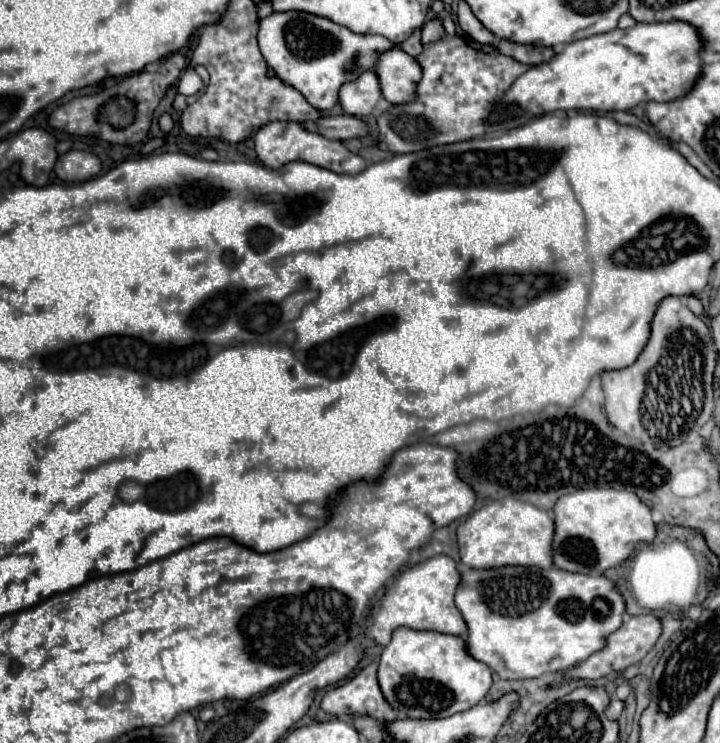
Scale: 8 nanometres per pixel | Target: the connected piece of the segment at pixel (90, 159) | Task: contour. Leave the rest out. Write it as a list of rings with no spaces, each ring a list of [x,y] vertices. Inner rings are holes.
[[[72,150],[58,158],[54,172],[64,182],[86,182],[100,172],[100,160],[90,152]]]

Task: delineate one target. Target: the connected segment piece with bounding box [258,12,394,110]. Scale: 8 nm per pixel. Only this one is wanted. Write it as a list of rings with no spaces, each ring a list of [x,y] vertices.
[[[274,12],[266,16],[260,20],[258,44],[268,66],[276,70],[276,76],[286,86],[298,90],[316,110],[334,108],[340,86],[370,70],[380,52],[394,48],[394,44],[382,36],[354,34],[346,26],[306,12]]]

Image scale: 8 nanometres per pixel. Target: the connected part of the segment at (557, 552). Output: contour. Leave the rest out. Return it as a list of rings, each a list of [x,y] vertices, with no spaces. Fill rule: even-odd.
[[[580,488],[574,494],[564,494],[554,506],[554,540],[552,560],[556,568],[598,576],[604,570],[622,564],[638,544],[650,544],[656,528],[650,508],[640,502],[634,492],[616,488]]]

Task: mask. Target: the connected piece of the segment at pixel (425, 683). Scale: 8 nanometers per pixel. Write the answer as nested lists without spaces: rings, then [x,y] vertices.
[[[398,628],[392,634],[390,644],[384,648],[378,664],[378,684],[386,702],[396,710],[396,718],[448,718],[452,714],[470,710],[476,706],[492,686],[492,670],[474,660],[466,652],[466,642],[460,636],[442,632],[420,632],[412,628]]]

